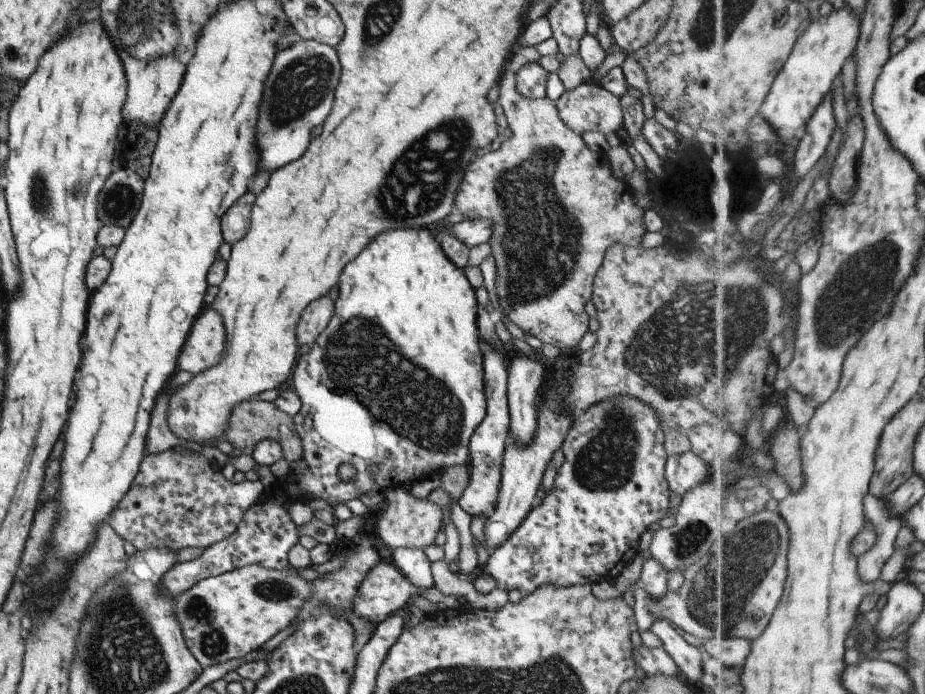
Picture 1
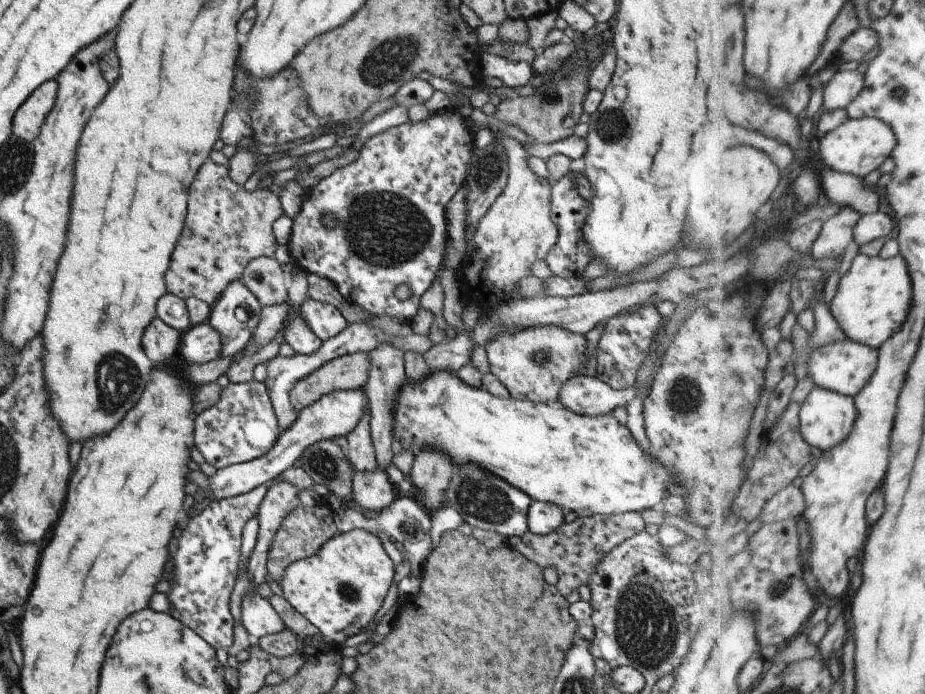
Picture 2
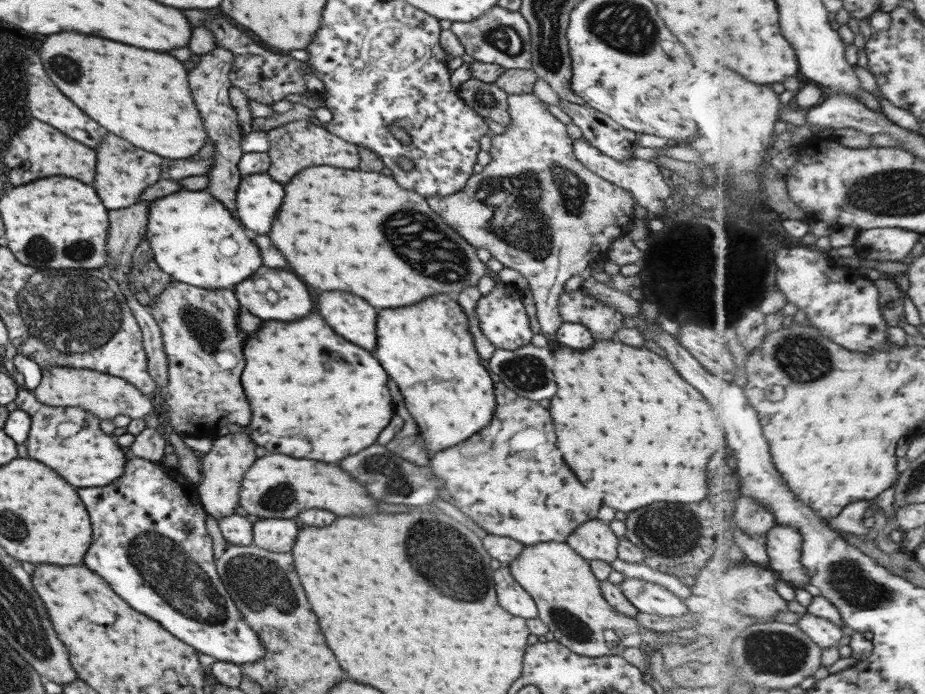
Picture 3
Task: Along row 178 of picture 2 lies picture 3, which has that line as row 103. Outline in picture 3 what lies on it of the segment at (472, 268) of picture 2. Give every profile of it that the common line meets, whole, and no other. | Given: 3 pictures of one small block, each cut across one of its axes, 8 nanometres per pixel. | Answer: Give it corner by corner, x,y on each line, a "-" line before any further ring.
533,92
525,94
507,95
506,96
507,113
511,122
505,125
505,131
499,135
490,137
490,161
482,168
479,174
473,173
467,179
463,189
450,194
449,196
430,196
425,198
427,204
431,206
431,210
438,214
450,224
450,227
461,235
461,238
468,242
473,248
485,248
489,251
491,257
495,258
505,268
513,268
517,270
523,278
526,278
530,290
530,296
534,302
535,318
539,323
541,334
555,334
556,330
562,324
561,317
557,310
558,296
563,292
562,286
565,280
569,280
571,276
584,275
589,261
597,261
602,259
609,248
609,244
618,236
627,234
627,226
631,223
634,198
629,192
611,185
611,183
601,179
595,173
587,170
578,160
572,151
572,139
565,131
565,125
561,124
557,118
554,118
545,103
541,102

